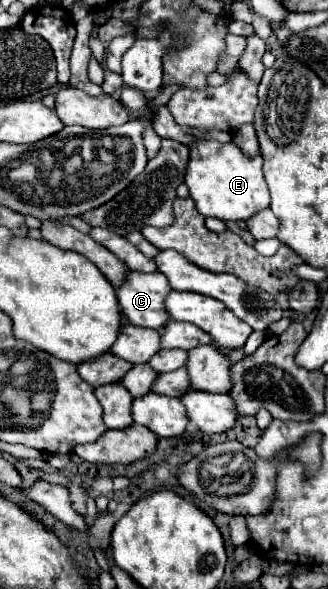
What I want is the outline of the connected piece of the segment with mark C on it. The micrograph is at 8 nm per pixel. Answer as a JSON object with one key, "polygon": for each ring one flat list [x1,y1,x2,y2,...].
{"polygon":[[128,270,124,282,116,288,116,298,120,304,120,312,124,318,134,324,134,326,144,326,144,328,154,328,160,330,162,324,168,322,168,314,164,312,164,296,170,292,166,276,162,272,136,272]]}

